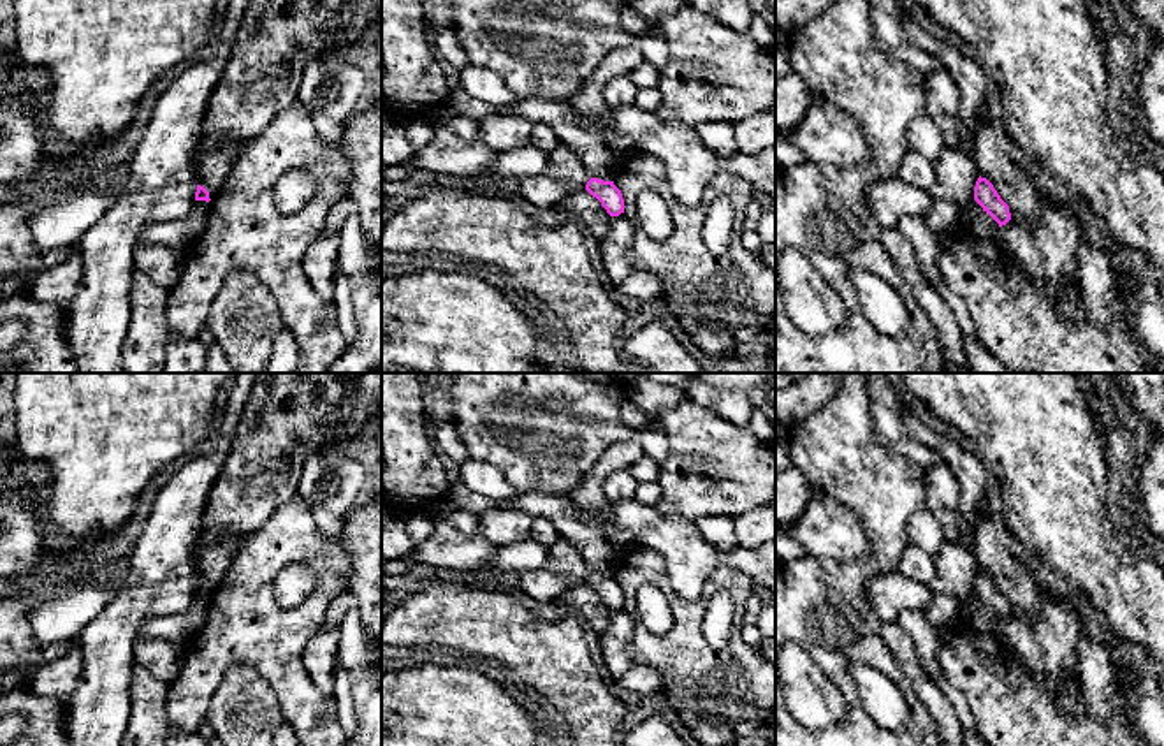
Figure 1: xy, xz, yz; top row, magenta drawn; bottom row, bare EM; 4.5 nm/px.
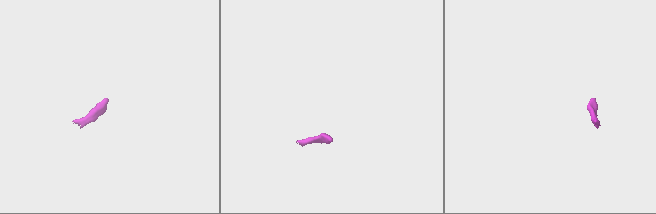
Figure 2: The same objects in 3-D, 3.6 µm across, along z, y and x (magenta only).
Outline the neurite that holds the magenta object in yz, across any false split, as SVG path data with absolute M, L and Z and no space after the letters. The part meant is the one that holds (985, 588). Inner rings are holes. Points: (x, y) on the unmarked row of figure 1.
M978 572L974 581L974 595L999 618L999 621L1011 614L1009 600L1000 593L986 572Z

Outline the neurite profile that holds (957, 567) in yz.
M946 544L935 556L935 577L928 588L939 595L953 595L958 602L974 595L974 581L979 572L974 549L965 544Z

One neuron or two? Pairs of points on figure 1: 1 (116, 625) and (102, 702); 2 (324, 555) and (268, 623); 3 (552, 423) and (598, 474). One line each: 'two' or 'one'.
1: one
2: one
3: two

